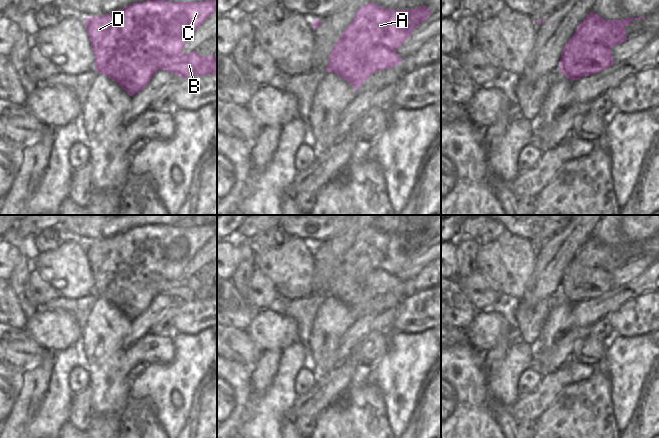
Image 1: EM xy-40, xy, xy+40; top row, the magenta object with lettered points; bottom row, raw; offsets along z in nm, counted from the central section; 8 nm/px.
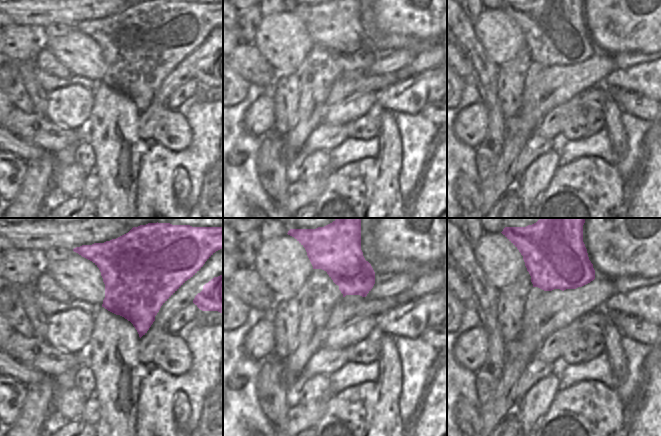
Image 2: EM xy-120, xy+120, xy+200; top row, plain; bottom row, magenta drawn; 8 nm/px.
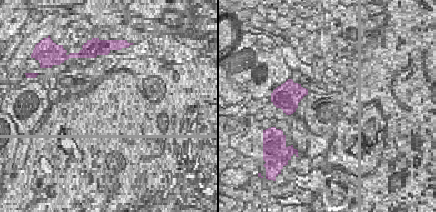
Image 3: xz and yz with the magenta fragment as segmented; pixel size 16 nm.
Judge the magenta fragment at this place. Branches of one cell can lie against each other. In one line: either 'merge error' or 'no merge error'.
merge error

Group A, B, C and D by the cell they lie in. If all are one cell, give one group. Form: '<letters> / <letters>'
A C D / B

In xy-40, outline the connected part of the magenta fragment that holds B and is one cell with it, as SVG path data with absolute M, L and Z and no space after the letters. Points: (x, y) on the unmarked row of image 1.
M195 274L178 280L161 279L157 285L159 294L166 294L181 302L217 298L217 278L200 280Z

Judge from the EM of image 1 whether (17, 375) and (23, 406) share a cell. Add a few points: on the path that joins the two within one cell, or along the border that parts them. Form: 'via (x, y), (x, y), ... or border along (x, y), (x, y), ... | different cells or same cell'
border along (23, 372), (23, 382), (17, 394) | different cells

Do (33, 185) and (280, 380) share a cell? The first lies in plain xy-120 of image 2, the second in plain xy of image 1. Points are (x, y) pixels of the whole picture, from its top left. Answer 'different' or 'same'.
different

